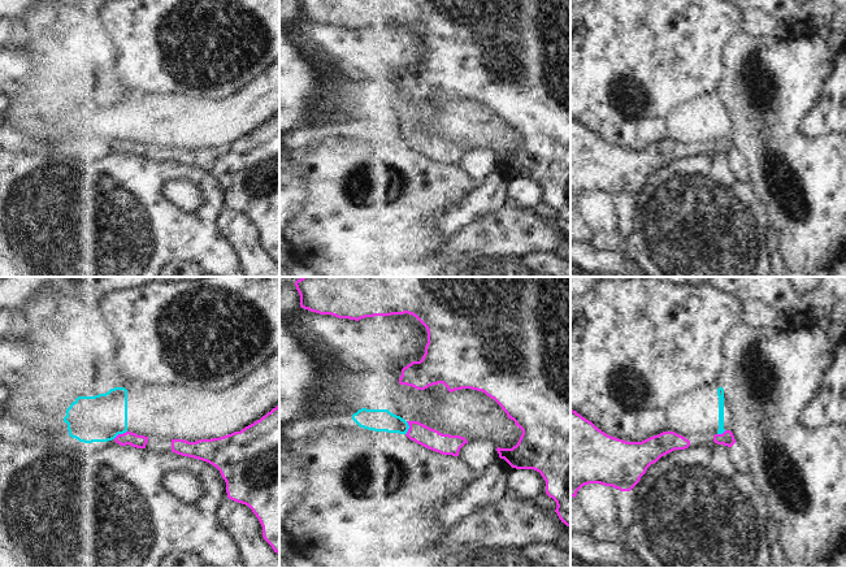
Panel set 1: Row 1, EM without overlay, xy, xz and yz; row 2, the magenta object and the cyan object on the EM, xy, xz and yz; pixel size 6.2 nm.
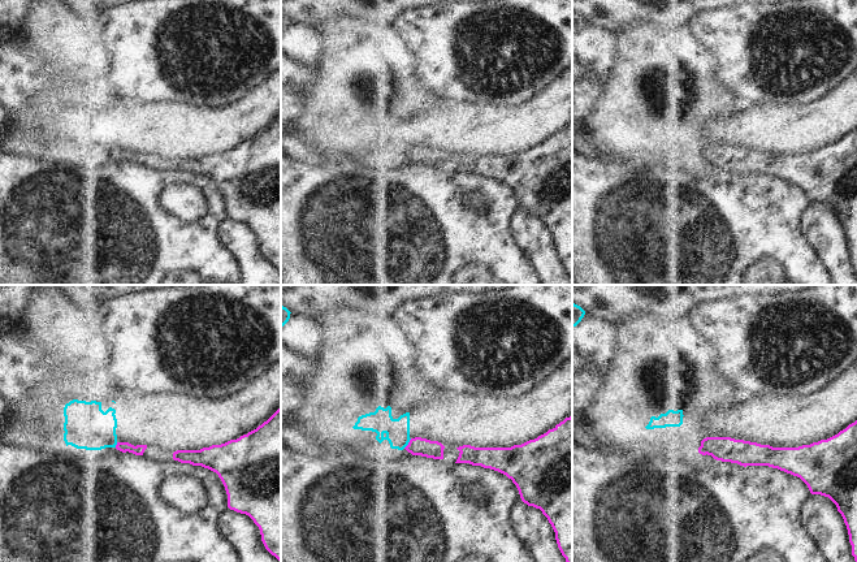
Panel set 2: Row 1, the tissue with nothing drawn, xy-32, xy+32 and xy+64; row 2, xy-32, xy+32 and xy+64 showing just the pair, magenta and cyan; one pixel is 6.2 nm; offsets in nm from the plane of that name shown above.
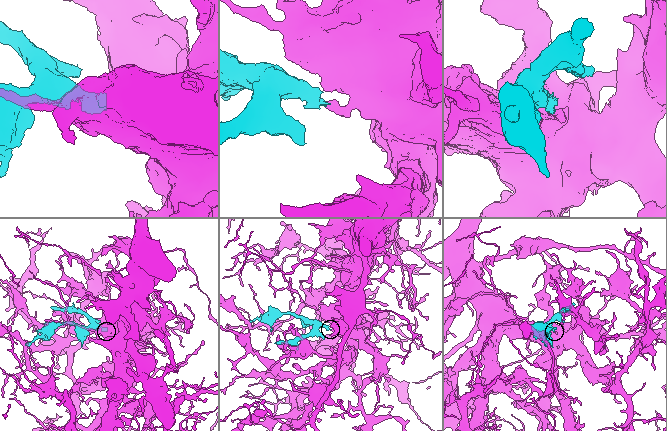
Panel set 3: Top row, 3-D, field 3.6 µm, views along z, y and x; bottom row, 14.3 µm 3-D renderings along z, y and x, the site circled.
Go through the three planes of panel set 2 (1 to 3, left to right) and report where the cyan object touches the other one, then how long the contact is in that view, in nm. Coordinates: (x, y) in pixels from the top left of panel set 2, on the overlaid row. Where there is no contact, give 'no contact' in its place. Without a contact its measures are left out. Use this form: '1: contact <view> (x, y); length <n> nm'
1: contact xy-32 (116, 445); length 40 nm
2: contact xy+32 (408, 444); length 80 nm
3: no contact

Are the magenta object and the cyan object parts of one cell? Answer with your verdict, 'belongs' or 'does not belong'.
does not belong

